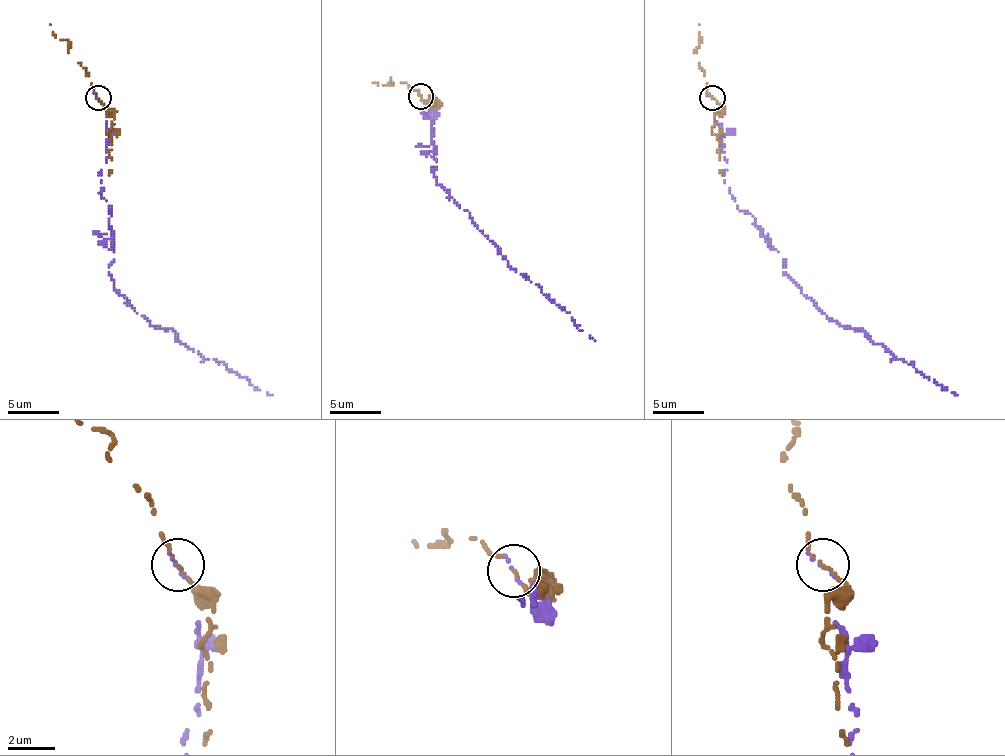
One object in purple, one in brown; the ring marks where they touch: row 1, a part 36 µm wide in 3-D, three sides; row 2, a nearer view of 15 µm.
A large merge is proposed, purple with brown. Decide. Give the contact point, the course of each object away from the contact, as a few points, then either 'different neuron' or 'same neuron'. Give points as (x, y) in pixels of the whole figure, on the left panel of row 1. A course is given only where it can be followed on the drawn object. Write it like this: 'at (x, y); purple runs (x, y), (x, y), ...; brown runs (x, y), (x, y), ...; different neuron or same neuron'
at (98, 98); purple runs (96, 98), (109, 134), (101, 195), (116, 293), (152, 326), (272, 395); brown runs (99, 98), (83, 68), (68, 52), (68, 42), (55, 37), (50, 24); different neuron

